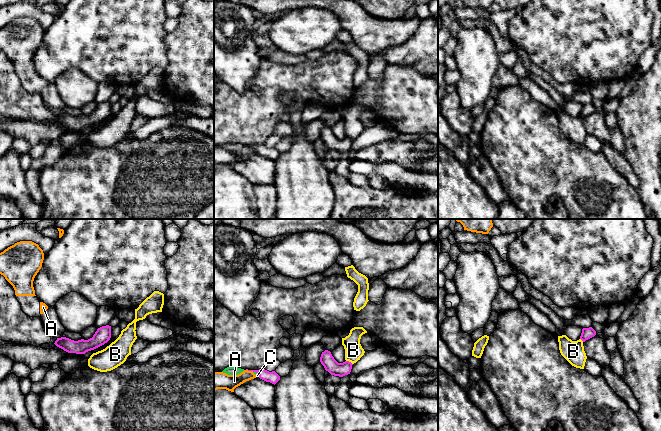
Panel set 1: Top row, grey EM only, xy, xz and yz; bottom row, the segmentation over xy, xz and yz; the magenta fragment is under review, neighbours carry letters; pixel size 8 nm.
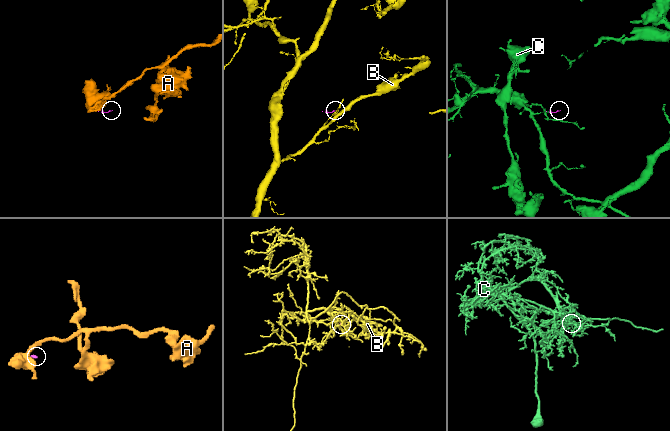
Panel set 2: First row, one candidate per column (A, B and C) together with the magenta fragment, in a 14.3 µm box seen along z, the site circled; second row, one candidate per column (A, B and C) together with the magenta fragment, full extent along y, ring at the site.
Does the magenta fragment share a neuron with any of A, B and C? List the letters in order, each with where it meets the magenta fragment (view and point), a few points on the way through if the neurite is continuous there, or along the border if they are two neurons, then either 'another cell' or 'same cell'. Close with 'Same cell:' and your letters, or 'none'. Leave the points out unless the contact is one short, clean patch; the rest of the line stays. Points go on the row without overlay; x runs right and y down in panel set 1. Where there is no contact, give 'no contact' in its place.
A: xz (250, 146) | along xz (246, 145), (253, 147) | another cell
B: xz (348, 137) | along xz (346, 136), (352, 140) | another cell
C: xz (257, 148) | across xz (272, 153), (257, 148), (257, 151) | same cell
Same cell: C

